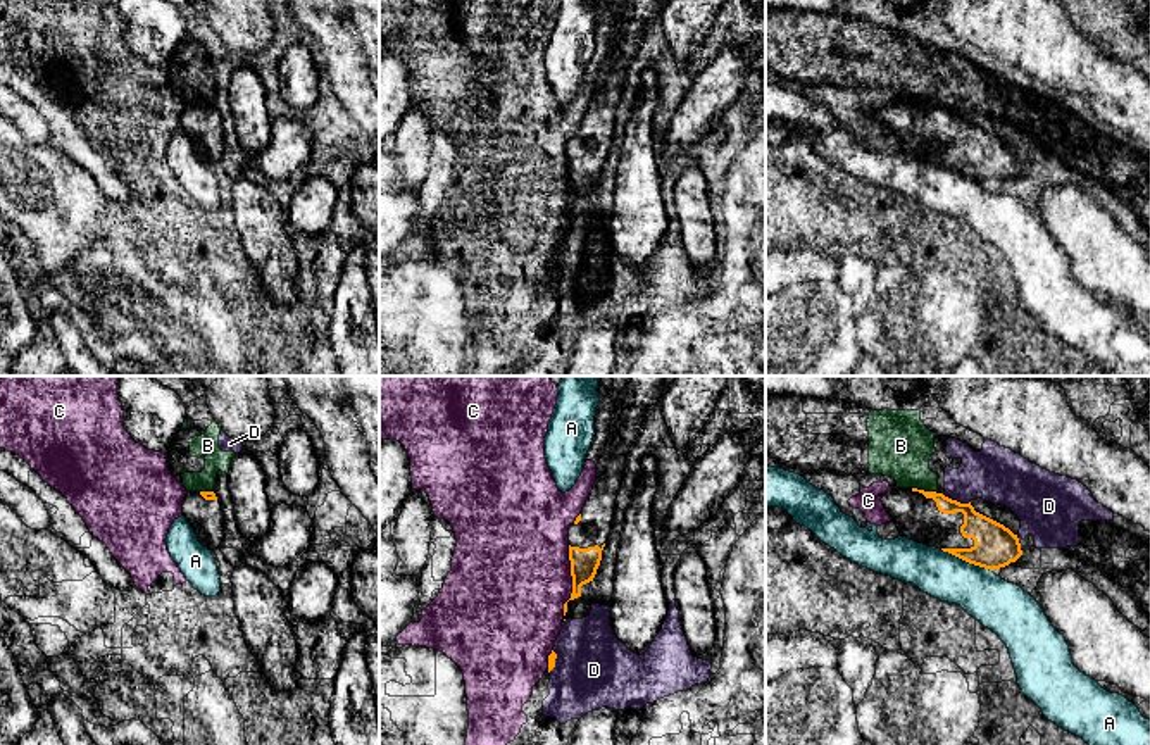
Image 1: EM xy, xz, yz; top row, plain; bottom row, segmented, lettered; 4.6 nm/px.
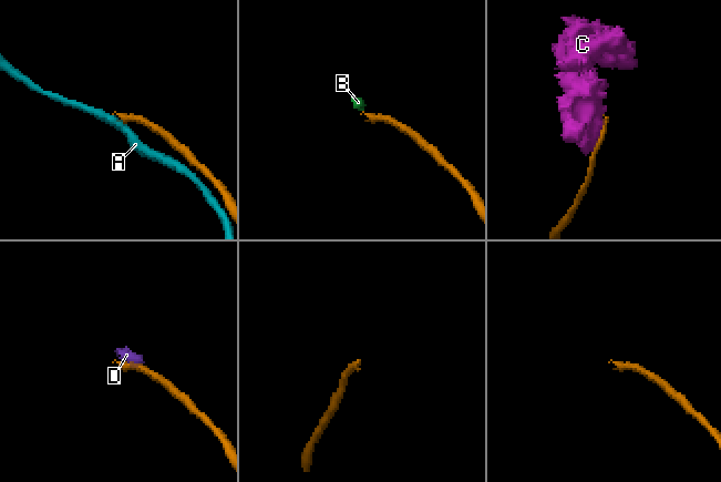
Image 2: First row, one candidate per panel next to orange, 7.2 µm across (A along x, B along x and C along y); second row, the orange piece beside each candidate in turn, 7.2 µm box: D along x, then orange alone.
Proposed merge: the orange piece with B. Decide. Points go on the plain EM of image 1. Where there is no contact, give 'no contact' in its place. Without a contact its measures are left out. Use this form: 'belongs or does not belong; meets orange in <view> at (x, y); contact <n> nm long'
does not belong; meets orange in yz at (926, 106); contact 130 nm long

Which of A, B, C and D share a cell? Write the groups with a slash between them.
A / B D / C

